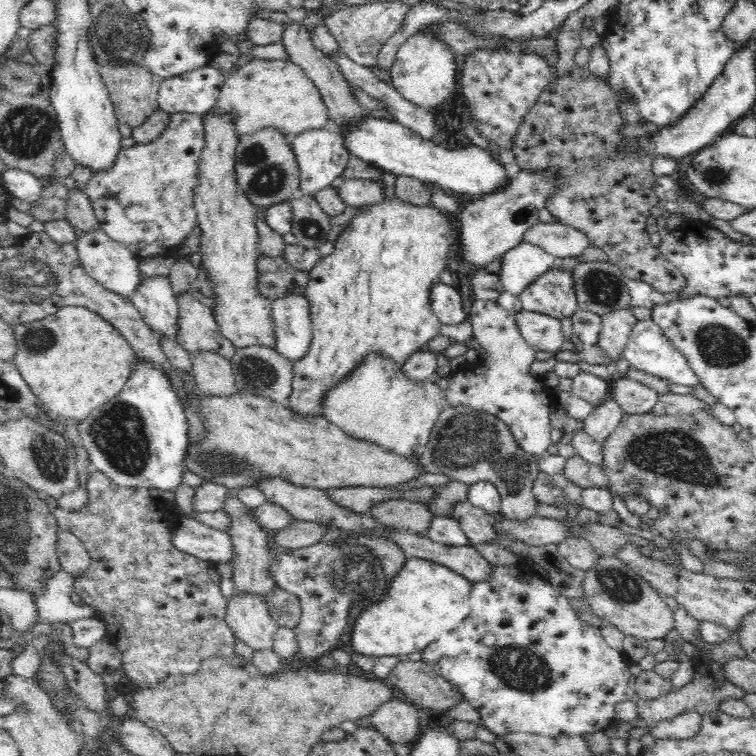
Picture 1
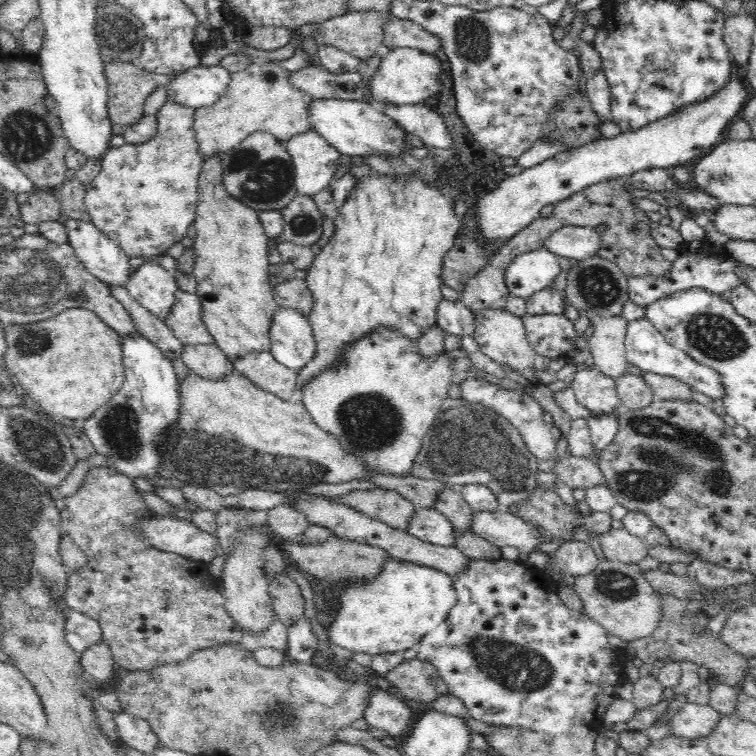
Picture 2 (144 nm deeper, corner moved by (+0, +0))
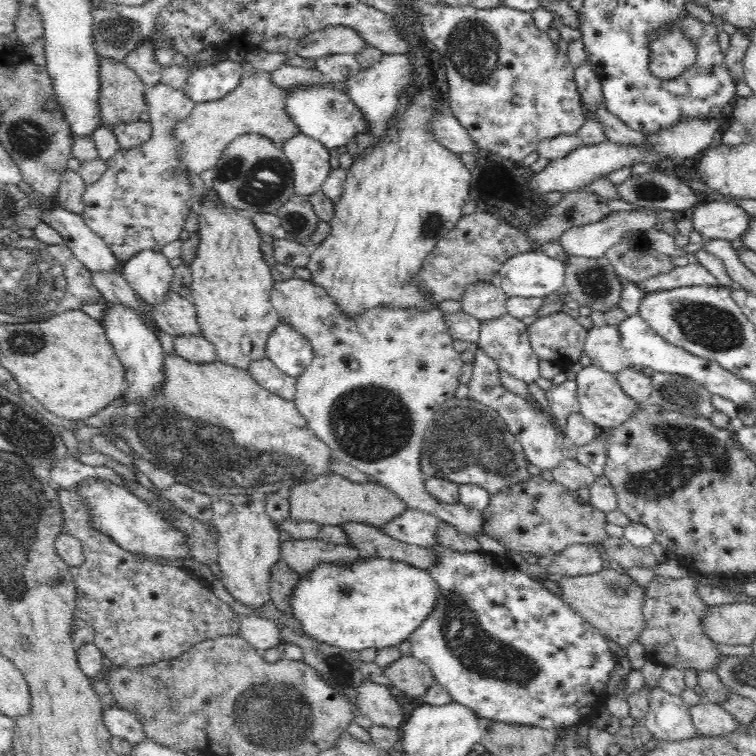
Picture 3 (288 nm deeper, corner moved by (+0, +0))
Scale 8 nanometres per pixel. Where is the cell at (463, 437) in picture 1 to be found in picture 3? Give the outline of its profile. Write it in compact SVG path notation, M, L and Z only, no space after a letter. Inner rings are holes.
M452 400L436 412L426 430L420 464L424 480L436 476L456 484L478 484L490 494L530 478L526 472L528 460L524 458L522 444L510 434L502 416L492 408L470 400Z

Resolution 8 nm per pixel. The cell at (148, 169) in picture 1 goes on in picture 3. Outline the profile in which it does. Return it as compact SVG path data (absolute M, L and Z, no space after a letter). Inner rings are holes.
M158 82L154 86L146 86L144 102L146 102L146 110L150 114L150 124L154 130L152 138L142 148L136 148L136 150L122 150L120 148L120 152L108 162L110 164L108 174L104 174L104 178L100 182L86 188L84 198L82 198L84 200L84 212L82 212L84 224L92 232L96 232L112 248L112 252L118 260L124 260L124 262L128 262L140 250L160 252L166 244L180 240L180 234L184 232L190 210L194 208L192 184L186 178L176 174L176 170L184 170L184 168L178 164L178 140L174 140L172 128L180 120L190 116L198 102L192 102L184 94L184 90L176 90L164 82Z

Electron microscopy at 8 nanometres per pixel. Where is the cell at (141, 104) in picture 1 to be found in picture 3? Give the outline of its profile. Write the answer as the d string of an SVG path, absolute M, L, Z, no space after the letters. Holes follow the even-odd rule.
M112 58L100 60L100 96L98 114L106 126L120 122L138 122L140 112L146 110L144 80L124 62Z

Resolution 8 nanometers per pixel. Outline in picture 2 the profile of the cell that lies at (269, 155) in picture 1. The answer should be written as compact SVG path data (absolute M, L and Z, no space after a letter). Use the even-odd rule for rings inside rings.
M270 132L250 134L220 158L226 194L254 212L282 212L298 196L294 188L294 160L288 156L286 144Z

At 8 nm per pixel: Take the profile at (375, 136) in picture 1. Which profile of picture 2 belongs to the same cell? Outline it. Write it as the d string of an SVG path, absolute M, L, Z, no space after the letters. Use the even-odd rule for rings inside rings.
M312 100L308 106L310 114L310 132L318 132L328 146L338 150L344 156L402 156L402 150L410 150L406 142L402 142L402 130L396 120L378 110L374 104L362 100Z

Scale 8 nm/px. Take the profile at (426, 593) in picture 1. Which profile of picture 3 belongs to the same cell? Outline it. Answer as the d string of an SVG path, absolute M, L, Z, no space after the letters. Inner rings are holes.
M360 558L350 564L326 562L314 566L302 576L292 592L288 592L290 616L298 622L298 630L310 640L332 644L348 652L366 648L400 646L416 632L416 628L432 612L438 596L438 584L426 570L410 564Z

